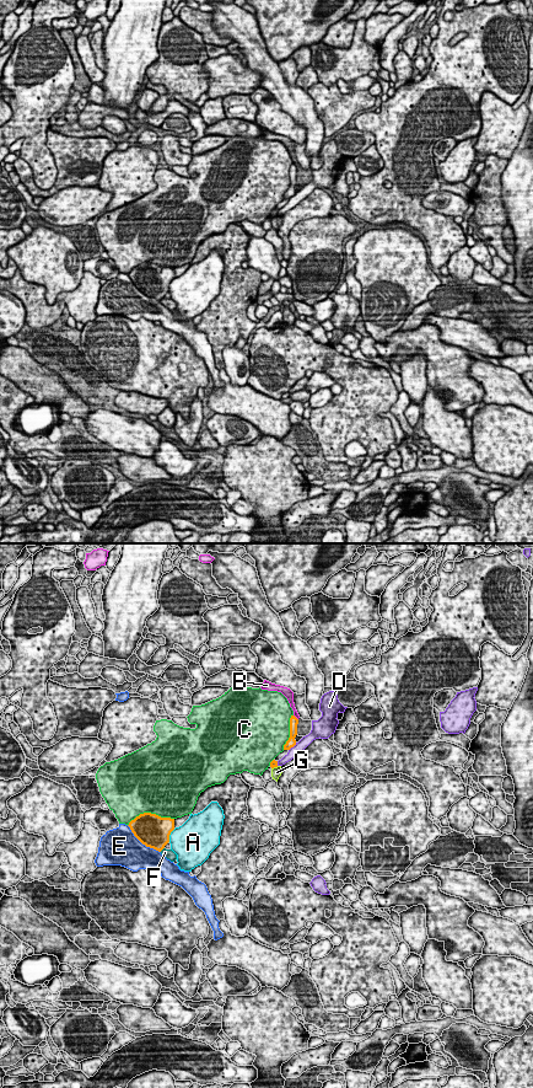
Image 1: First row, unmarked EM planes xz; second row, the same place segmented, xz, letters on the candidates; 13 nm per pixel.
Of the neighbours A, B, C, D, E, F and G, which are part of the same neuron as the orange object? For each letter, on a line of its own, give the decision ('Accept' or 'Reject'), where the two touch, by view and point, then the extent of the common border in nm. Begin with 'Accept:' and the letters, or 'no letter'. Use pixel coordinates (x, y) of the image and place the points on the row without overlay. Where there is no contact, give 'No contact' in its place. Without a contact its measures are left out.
Accept: no letter
A: Reject. Touches orange at xz (170, 283). Shared border 190 nm
B: Reject. Touches orange at xz (295, 166). Shared border 100 nm
C: Reject. Touches orange at xz (150, 262). Shared border 600 nm
D: Reject. Touches orange at xz (292, 196). Shared border 150 nm
E: Reject. Touches orange at xz (143, 293). Shared border 550 nm
F: Reject. Touches orange at xz (161, 299). Shared border 80 nm
G: Reject. Touches orange at xz (274, 215). Shared border 100 nm

